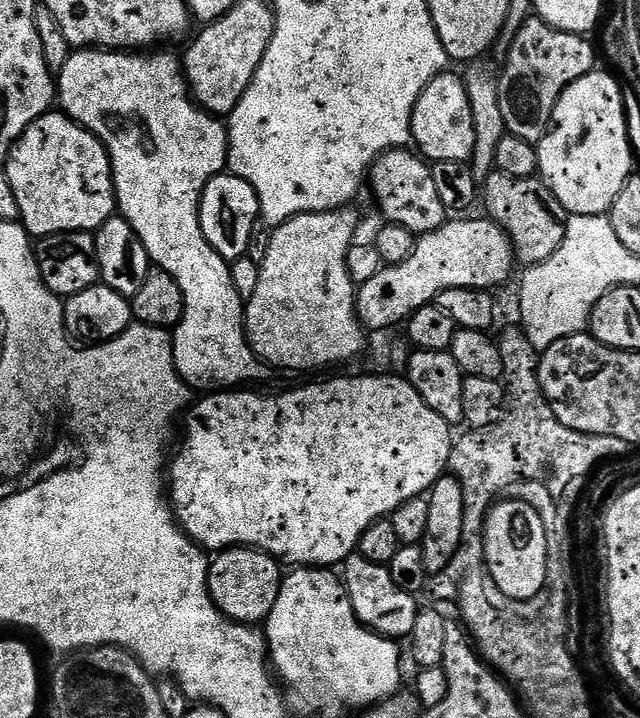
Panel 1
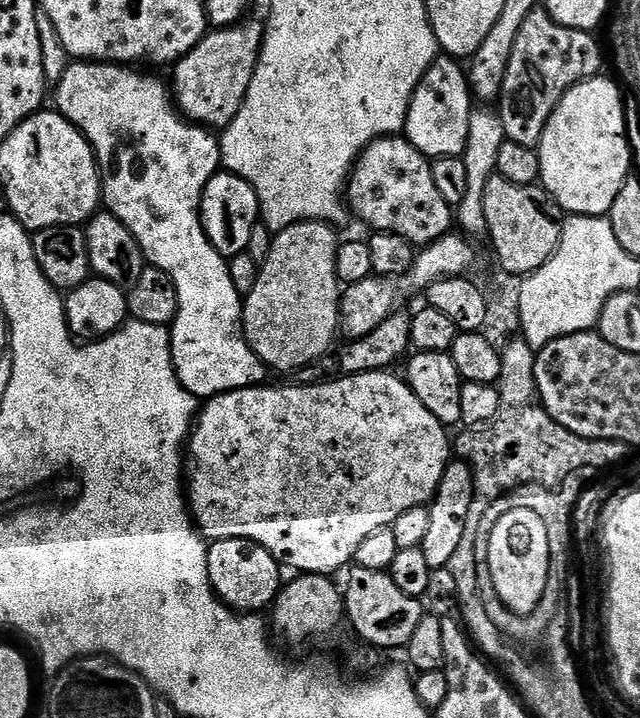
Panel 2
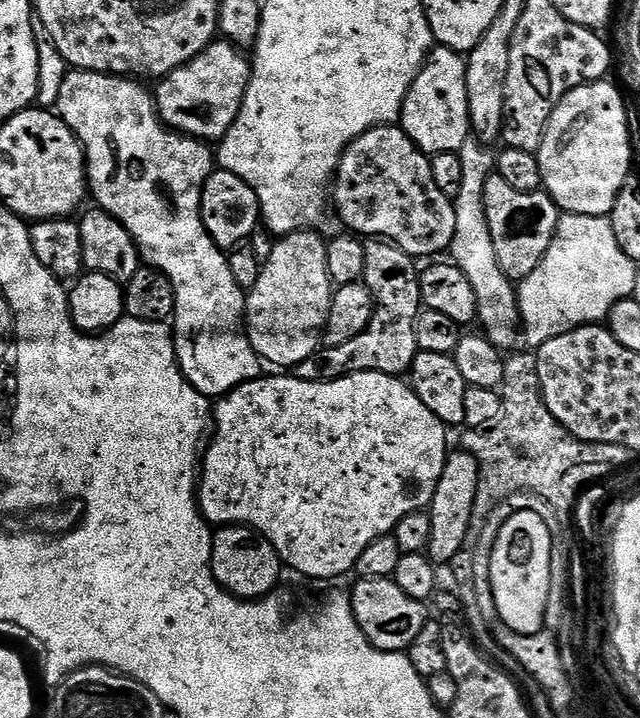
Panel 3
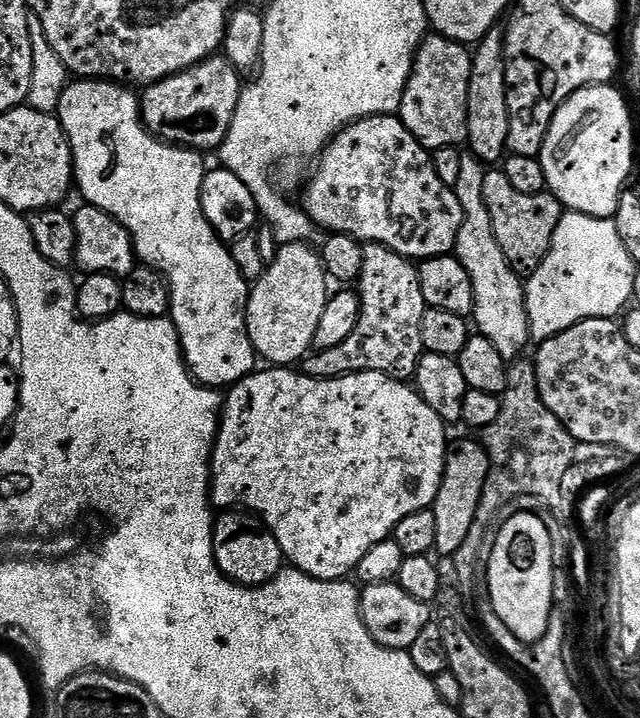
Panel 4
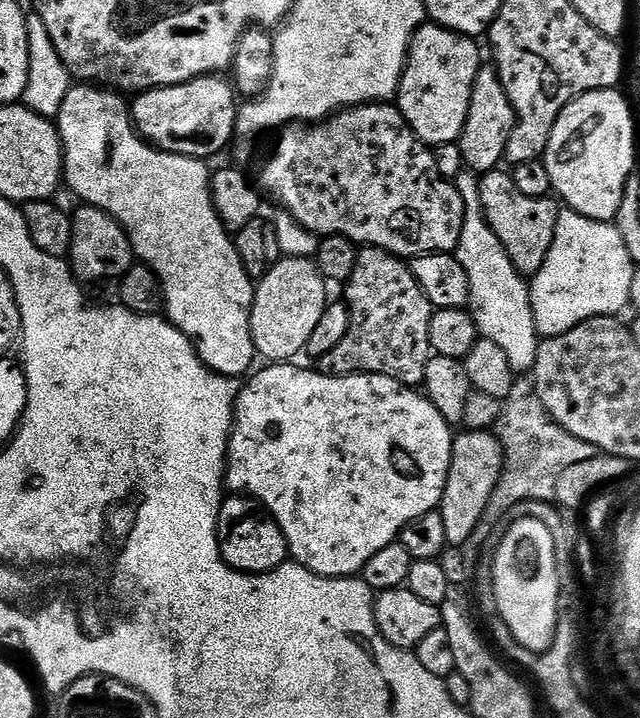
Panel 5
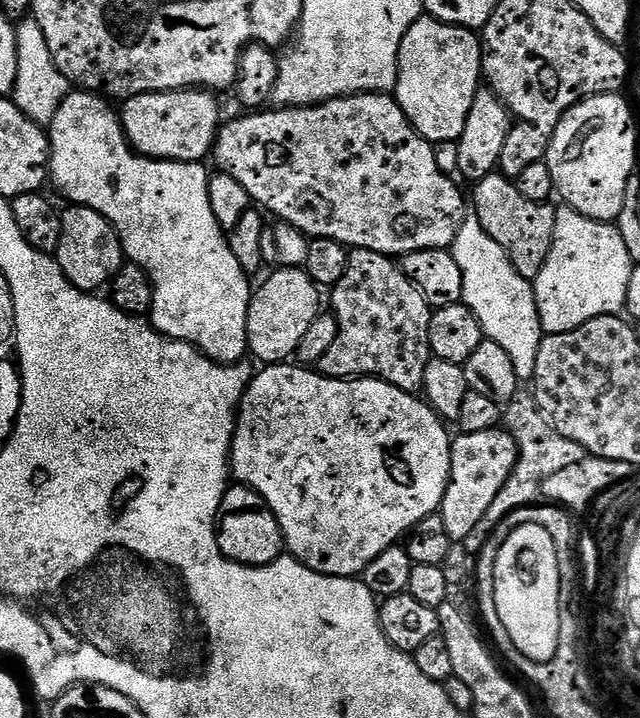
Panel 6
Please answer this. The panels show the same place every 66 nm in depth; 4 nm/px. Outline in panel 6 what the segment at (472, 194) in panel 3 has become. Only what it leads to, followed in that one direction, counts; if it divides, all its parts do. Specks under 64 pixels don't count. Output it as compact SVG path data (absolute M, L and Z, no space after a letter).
M475 214L465 215L450 251L454 262L458 262L458 270L462 270L463 304L478 318L485 337L506 350L519 380L531 381L536 374L538 346L546 335L538 318L533 281L522 278L522 274L514 270L506 250L486 234Z

